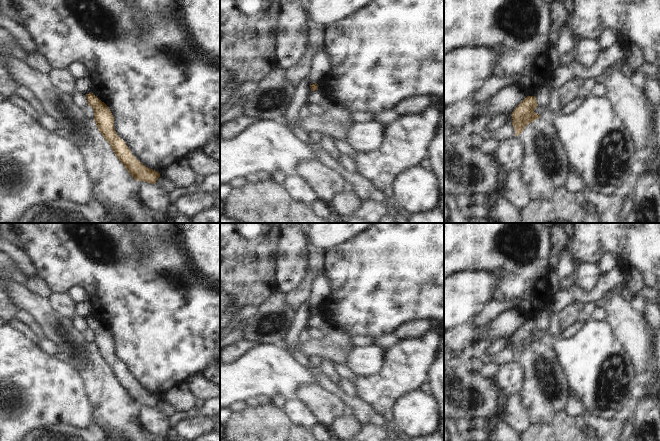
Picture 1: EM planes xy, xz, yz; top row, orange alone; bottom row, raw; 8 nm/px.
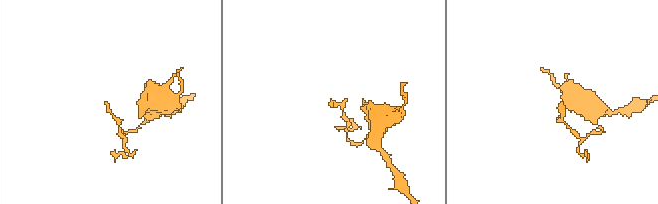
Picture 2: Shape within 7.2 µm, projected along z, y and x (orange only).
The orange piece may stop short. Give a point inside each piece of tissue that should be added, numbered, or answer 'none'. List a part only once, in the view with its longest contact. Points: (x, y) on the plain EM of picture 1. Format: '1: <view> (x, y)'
none.

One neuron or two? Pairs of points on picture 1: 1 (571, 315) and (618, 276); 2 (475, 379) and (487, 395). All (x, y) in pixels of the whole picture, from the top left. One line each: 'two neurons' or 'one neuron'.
1: two neurons
2: one neuron

